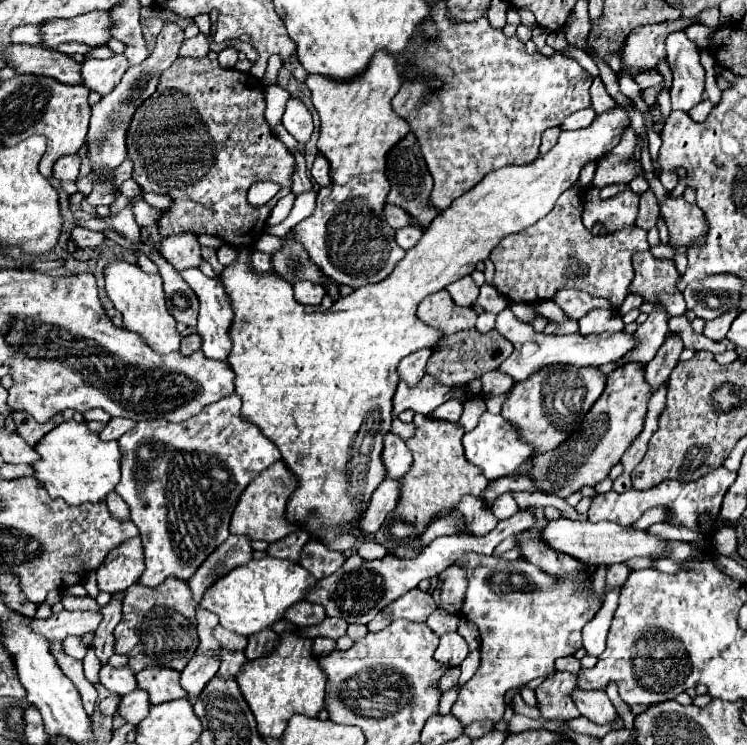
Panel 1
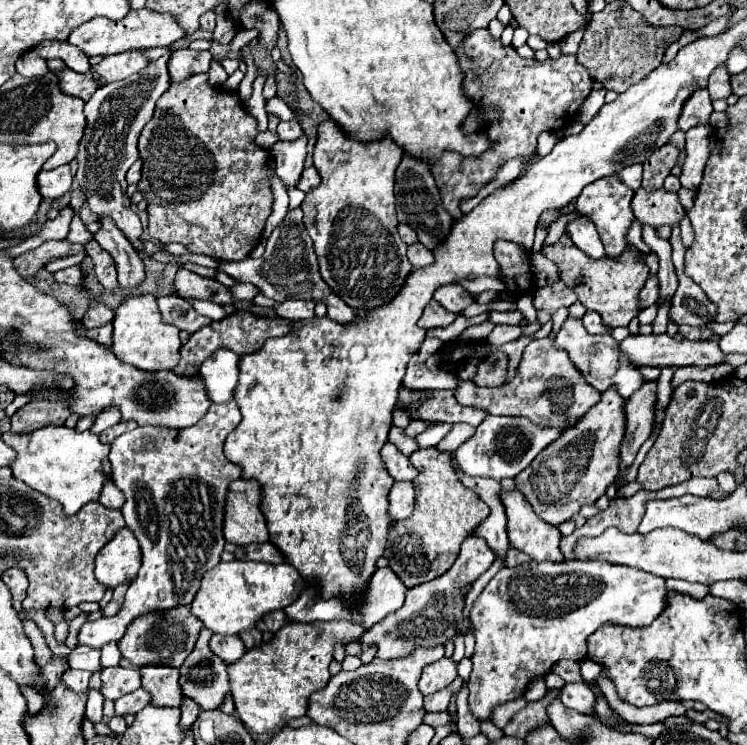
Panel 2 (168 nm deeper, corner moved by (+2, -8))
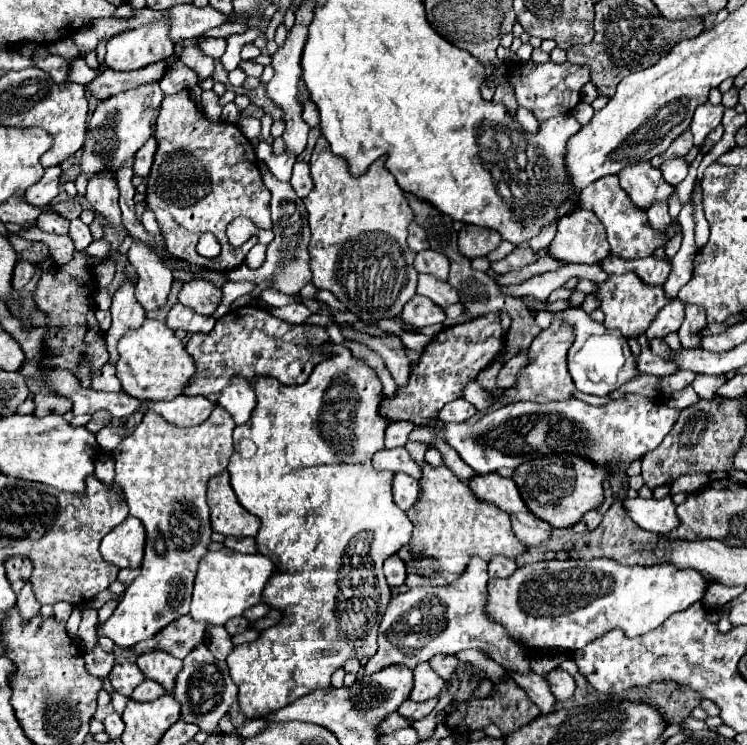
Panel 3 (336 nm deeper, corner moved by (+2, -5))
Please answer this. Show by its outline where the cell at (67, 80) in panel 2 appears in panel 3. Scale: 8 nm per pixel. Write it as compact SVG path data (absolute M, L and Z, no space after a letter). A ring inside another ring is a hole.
M157 62L153 66L145 66L135 72L117 72L117 70L103 70L97 78L93 78L85 88L91 92L91 96L103 100L109 98L111 94L147 84L147 82L157 82L165 72L165 62Z

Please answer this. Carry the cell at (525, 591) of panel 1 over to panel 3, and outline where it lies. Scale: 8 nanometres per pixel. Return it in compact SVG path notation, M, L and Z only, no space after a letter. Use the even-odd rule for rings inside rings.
M593 558L593 560L549 560L535 562L517 568L511 578L489 578L487 584L487 606L485 614L501 624L513 642L523 648L561 648L579 650L591 640L603 636L613 628L621 628L629 638L641 636L649 630L661 626L671 614L689 608L693 602L701 600L709 580L705 580L697 570L677 570L671 564L659 566L623 566L613 558Z

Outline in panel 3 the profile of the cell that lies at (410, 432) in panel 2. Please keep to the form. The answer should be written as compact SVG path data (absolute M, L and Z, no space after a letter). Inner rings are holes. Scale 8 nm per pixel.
M391 422L389 428L385 430L385 448L405 446L413 428L415 426L411 426L411 422Z

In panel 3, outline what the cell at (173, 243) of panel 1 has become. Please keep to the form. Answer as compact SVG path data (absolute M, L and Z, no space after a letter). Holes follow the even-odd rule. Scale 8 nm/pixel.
M193 278L185 282L179 292L179 302L203 316L211 316L221 304L221 300L223 300L221 288L211 286L211 282L207 282L205 278Z

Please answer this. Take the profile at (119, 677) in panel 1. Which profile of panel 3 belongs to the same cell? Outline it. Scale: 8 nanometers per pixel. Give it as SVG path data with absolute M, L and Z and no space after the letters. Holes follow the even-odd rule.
M123 662L123 664L115 664L109 672L109 680L115 692L129 696L133 692L133 688L137 688L145 676L141 670L137 670L137 664L131 662Z

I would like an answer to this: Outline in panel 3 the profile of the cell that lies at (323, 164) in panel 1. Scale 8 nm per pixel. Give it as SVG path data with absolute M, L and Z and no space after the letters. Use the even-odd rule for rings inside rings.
M295 162L293 166L293 178L289 182L293 186L293 190L297 192L299 198L305 198L311 190L313 190L313 178L309 174L309 164L307 162Z

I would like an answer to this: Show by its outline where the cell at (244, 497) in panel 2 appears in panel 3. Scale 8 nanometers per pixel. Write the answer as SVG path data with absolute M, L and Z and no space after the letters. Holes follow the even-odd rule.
M227 470L209 480L207 502L211 508L211 526L215 532L223 536L235 536L235 538L255 536L259 532L261 528L259 518L255 518L239 504L229 484Z

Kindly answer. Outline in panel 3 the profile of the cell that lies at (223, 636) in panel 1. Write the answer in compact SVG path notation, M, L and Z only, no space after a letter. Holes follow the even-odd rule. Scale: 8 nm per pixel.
M209 626L205 634L205 644L209 646L209 650L217 660L225 660L233 650L231 636L223 626Z

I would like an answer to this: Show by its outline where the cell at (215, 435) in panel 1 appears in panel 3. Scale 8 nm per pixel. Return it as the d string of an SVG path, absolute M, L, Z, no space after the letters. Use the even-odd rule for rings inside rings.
M215 406L211 416L203 424L183 428L183 430L165 422L155 412L147 412L143 422L137 426L137 430L131 436L123 438L123 442L111 452L115 460L115 482L123 488L129 514L141 520L147 532L147 542L145 542L141 574L133 580L131 586L127 586L123 600L119 602L111 618L107 618L97 626L97 636L107 636L117 646L131 648L133 644L151 638L169 622L189 612L193 578L197 574L203 554L209 552L211 534L213 534L211 518L209 518L211 510L207 504L207 482L215 474L221 474L223 470L227 470L229 456L233 452L233 438L231 438L233 428L235 428L235 422L231 422L231 416L221 406Z

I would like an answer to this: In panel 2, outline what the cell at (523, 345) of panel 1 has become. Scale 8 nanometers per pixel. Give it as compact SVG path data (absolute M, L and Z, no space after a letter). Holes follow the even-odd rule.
M667 333L665 335L629 335L625 341L621 341L623 353L635 361L637 365L649 365L649 367L669 367L669 369L679 369L679 367L713 367L723 363L725 355L719 349L715 341L675 341Z

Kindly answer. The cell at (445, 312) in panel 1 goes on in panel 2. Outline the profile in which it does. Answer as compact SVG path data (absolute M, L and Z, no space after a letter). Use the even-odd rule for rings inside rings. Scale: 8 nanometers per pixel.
M429 301L421 319L419 319L419 327L423 329L433 329L433 327L447 327L449 323L455 321L457 315L447 313L437 301Z

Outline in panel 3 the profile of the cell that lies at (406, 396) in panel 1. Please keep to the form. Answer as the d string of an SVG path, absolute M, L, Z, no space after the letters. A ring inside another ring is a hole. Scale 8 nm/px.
M457 398L455 402L449 402L447 406L443 406L443 410L439 412L439 420L441 422L465 422L475 412L477 410L473 404L469 404L463 398Z

